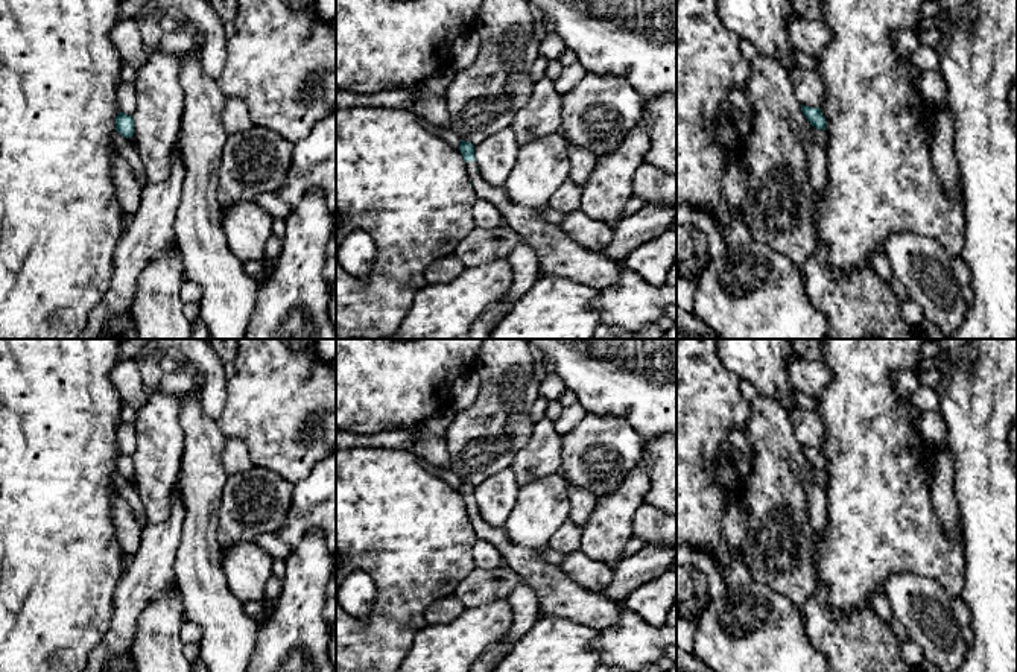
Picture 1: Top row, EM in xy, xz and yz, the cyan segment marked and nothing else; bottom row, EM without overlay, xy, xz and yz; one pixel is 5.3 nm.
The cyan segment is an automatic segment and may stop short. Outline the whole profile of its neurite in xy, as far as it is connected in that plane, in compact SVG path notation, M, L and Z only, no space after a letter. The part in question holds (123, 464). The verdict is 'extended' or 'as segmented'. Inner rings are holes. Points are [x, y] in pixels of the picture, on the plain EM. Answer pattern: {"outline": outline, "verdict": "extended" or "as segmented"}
{"outline": "M119 453L116 458L116 471L122 474L125 479L129 479L134 476L134 459L132 456Z", "verdict": "as segmented"}

